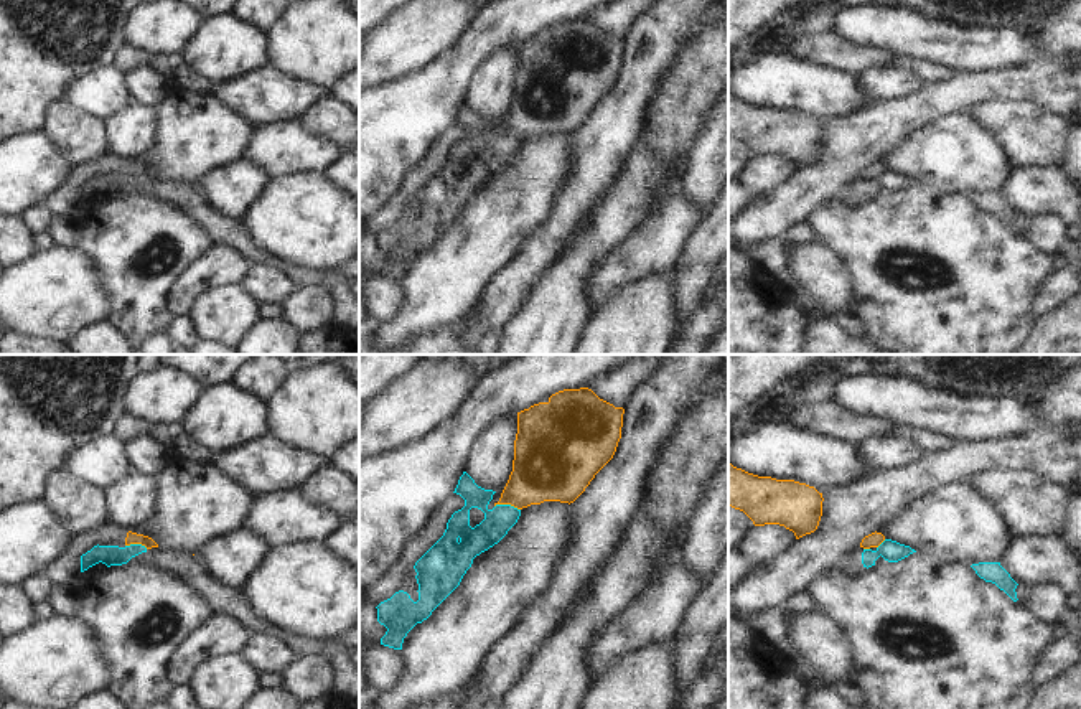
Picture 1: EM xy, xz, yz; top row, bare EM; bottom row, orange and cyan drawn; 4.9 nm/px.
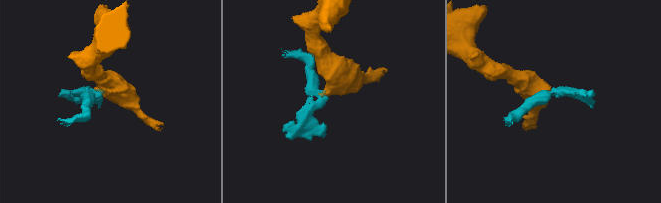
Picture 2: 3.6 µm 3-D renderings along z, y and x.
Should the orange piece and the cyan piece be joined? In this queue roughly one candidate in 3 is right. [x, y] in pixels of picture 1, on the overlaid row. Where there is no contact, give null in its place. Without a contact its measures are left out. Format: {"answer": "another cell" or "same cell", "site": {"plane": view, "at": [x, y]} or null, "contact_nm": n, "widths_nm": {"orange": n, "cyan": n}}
{"answer": "another cell", "site": {"plane": "xz", "at": [508, 503]}, "contact_nm": 130, "widths_nm": {"orange": 320, "cyan": 140}}

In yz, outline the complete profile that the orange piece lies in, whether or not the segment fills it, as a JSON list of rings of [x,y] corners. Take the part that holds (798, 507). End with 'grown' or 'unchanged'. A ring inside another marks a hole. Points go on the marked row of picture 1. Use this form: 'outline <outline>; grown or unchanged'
outline [[[728,462],[728,506],[743,511],[755,526],[779,524],[799,539],[817,529],[822,501],[814,486],[758,477]]]; unchanged

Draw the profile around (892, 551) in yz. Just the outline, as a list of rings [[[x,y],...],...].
[[[885,539],[877,549],[857,547],[854,552],[842,556],[837,561],[835,569],[849,575],[863,575],[883,559],[888,562],[898,562],[913,552],[916,551],[910,546]]]

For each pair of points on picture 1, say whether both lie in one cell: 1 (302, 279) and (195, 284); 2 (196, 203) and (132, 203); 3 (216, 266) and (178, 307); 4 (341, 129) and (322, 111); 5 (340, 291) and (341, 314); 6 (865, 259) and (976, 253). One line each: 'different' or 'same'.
1: different
2: different
3: same
4: same
5: same
6: same

